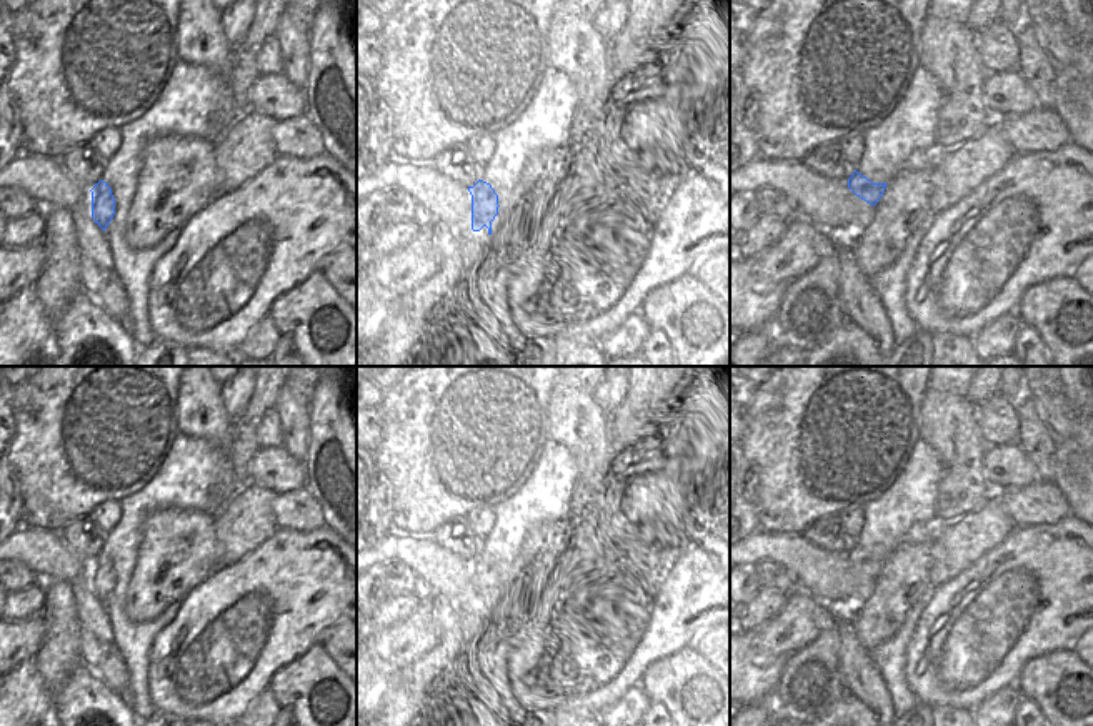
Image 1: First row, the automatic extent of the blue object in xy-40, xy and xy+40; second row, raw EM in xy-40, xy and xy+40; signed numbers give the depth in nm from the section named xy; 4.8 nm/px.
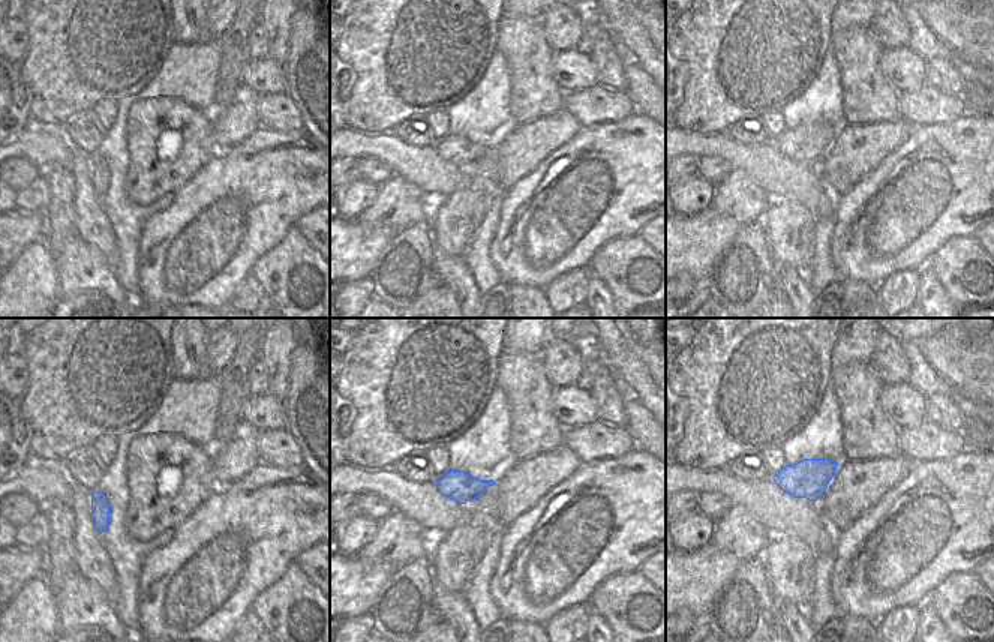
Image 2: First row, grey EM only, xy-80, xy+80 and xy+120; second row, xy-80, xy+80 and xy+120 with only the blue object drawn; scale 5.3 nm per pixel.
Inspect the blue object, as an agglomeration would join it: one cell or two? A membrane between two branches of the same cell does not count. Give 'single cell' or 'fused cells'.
single cell

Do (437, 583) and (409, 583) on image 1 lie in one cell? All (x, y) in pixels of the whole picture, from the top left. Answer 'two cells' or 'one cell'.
two cells

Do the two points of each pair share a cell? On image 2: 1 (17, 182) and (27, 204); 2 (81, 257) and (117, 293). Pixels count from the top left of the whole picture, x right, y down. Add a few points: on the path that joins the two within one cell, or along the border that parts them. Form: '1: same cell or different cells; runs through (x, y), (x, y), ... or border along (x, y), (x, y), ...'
1: different cells; border along (41, 176), (17, 192)
2: same cell; runs through (90, 266), (108, 284)

